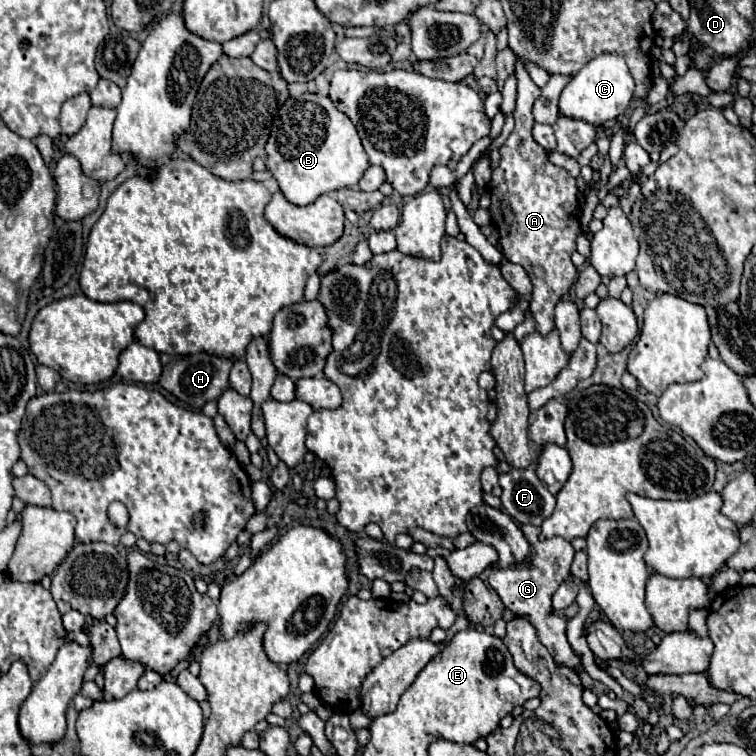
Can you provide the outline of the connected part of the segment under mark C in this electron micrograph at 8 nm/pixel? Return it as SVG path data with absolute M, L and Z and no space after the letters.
M600 54L592 58L562 90L558 112L566 118L584 120L592 126L602 126L606 120L614 120L626 112L634 96L634 80L626 62L616 54Z

